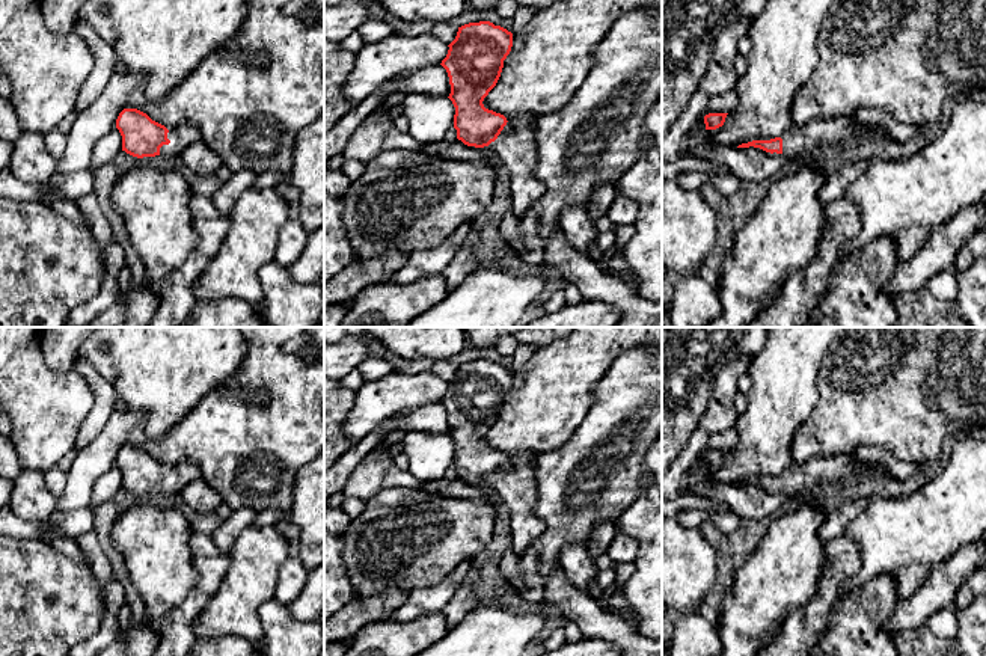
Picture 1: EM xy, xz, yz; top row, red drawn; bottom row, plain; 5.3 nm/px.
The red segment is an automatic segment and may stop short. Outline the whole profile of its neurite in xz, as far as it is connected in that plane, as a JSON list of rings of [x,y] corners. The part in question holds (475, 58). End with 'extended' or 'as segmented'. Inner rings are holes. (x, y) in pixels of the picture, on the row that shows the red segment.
[[[490,21],[469,23],[458,27],[448,47],[440,65],[449,77],[457,139],[467,146],[488,146],[504,163],[510,172],[511,210],[522,219],[546,190],[534,175],[534,116],[523,113],[508,121],[482,104],[501,77],[513,33]]]; extended

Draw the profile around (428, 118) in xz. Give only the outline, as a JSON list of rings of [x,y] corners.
[[[400,92],[395,109],[409,121],[409,133],[424,146],[443,142],[446,131],[454,127],[455,107],[445,97]]]

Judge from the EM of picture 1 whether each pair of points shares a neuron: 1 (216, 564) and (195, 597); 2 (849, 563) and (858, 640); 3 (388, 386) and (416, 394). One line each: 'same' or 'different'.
1: same
2: different
3: same

